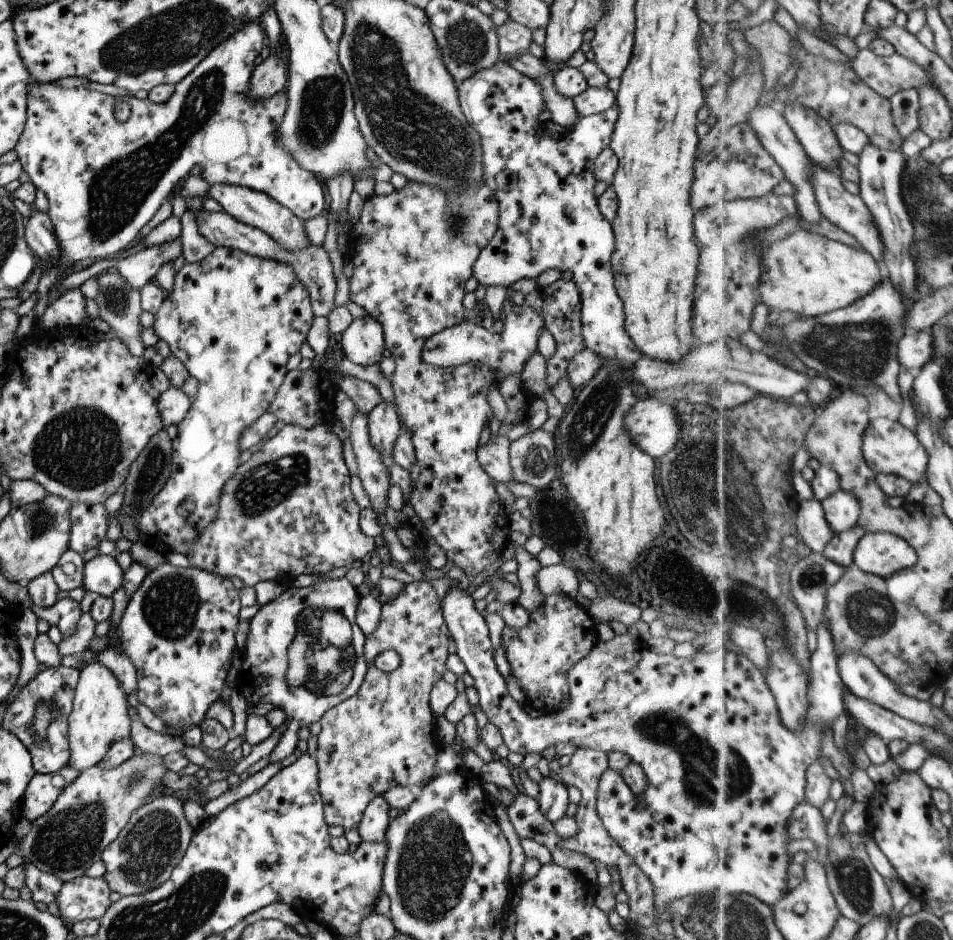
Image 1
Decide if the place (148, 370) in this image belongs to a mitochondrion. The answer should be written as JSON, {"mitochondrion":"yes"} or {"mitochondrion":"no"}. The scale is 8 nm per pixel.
{"mitochondrion":"no"}

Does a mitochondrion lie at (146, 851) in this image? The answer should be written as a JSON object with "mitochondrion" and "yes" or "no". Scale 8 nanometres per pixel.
{"mitochondrion":"yes"}

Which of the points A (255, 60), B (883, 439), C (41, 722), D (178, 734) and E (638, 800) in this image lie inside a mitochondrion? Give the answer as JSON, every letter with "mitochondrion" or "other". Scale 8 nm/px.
{"A":"other","B":"other","C":"mitochondrion","D":"other","E":"other"}

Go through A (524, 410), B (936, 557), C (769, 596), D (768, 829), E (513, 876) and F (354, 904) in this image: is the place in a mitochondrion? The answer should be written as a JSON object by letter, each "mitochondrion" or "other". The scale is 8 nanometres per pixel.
{"A":"other","B":"other","C":"other","D":"other","E":"other","F":"other"}

